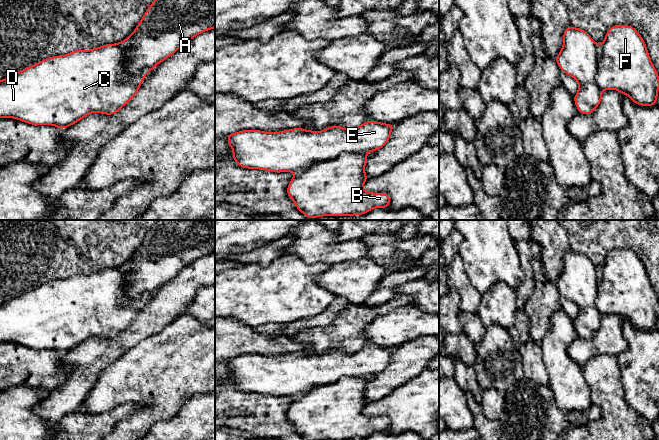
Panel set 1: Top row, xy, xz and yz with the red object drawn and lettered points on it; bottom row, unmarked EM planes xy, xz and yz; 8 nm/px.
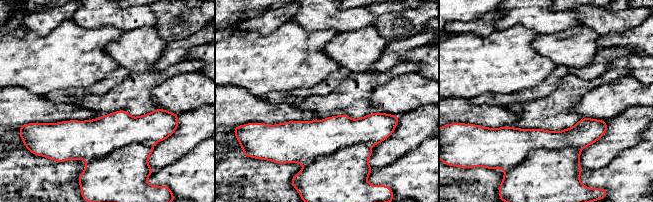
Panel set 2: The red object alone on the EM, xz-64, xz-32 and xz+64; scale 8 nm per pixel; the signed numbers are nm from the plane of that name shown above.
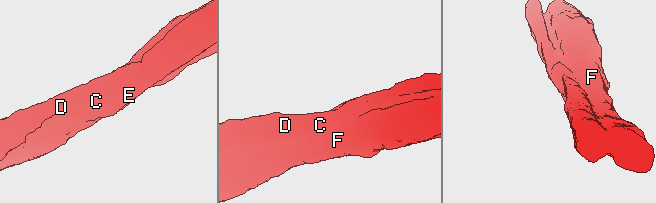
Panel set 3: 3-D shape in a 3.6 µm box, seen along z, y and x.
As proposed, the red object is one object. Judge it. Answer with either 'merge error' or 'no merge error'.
merge error

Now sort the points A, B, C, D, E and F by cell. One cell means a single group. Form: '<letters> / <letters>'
A B F / C D E

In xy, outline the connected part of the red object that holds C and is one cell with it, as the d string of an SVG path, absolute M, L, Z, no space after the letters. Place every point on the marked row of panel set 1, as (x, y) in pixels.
M123 41L103 45L90 50L75 50L66 55L46 58L37 64L29 66L5 79L0 80L0 118L14 118L31 125L52 125L60 129L66 129L91 113L102 113L105 115L116 114L138 92L145 76L147 75L147 73L133 75L127 72L127 61L125 59L126 51L127 46L123 43Z

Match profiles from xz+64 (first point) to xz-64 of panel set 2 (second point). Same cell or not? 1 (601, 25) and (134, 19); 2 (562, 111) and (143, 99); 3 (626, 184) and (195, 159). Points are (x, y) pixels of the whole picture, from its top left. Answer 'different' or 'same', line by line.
1: different
2: same
3: same

